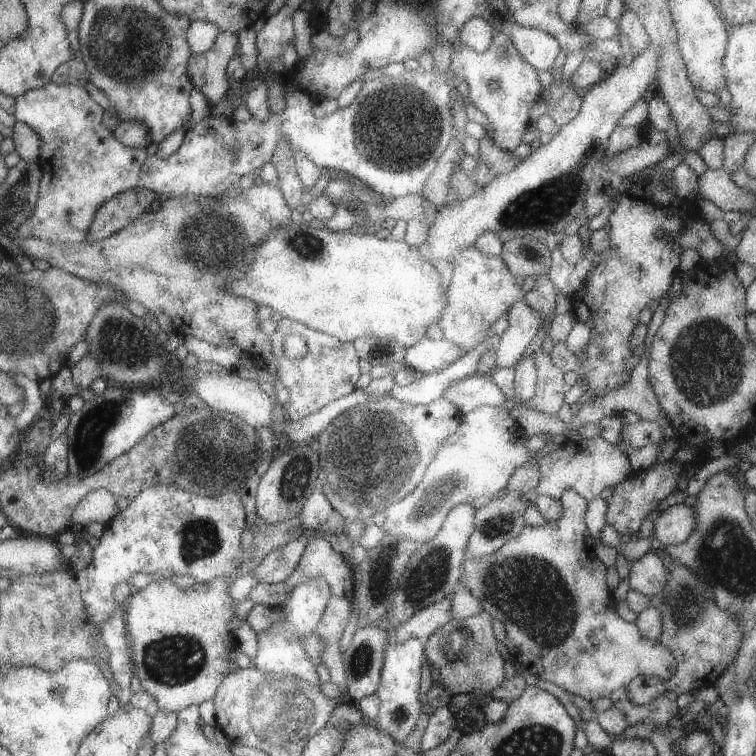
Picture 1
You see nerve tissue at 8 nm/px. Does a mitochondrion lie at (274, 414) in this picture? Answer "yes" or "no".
no

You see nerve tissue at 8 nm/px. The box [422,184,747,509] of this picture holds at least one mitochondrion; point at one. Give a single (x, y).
(532, 253)

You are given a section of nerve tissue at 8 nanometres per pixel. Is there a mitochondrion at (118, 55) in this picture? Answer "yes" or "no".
yes

